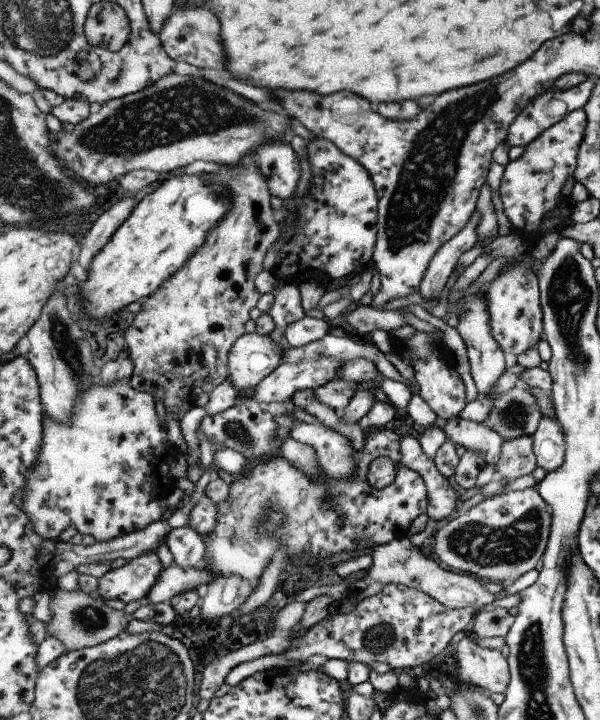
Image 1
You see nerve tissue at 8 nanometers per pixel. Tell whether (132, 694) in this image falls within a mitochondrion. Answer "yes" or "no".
yes

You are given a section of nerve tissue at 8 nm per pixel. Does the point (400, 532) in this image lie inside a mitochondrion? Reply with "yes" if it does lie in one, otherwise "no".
no

